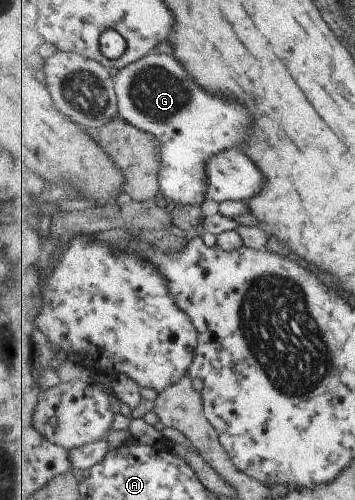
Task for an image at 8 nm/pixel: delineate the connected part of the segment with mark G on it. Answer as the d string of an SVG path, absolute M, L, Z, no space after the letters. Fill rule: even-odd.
M167 54L146 55L142 60L121 69L114 76L114 86L118 96L118 114L135 128L155 136L161 142L161 170L159 170L159 190L165 198L174 204L195 205L195 202L206 199L209 174L207 164L219 152L241 146L247 140L251 116L239 104L227 102L221 96L213 96L203 90L191 74L183 68L179 60Z

